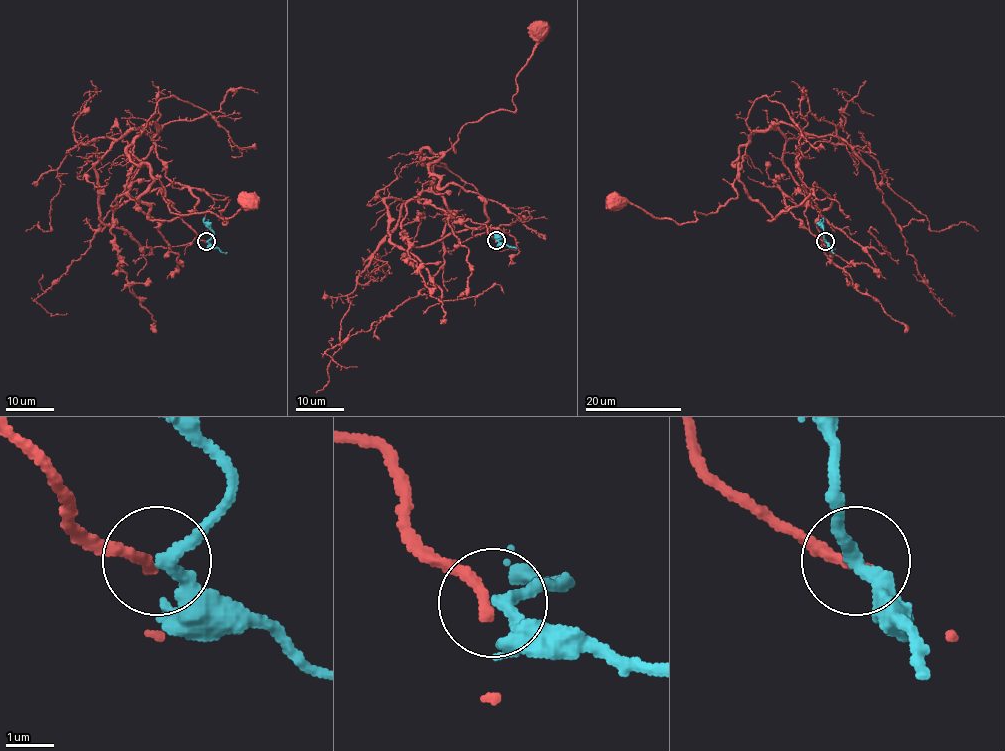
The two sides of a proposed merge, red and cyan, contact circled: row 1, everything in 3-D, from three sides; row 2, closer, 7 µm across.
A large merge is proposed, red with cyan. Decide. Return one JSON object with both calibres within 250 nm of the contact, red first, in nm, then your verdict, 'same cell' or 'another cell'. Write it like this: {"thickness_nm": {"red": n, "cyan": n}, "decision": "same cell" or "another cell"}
{"thickness_nm": {"red": 280, "cyan": 240}, "decision": "another cell"}

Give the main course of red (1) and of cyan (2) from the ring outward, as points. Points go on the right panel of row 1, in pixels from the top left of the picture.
1: (826, 241), (804, 214), (815, 183), (770, 220), (736, 179), (737, 196), (695, 212), (694, 222), (617, 201)
2: (826, 241), (822, 218)

